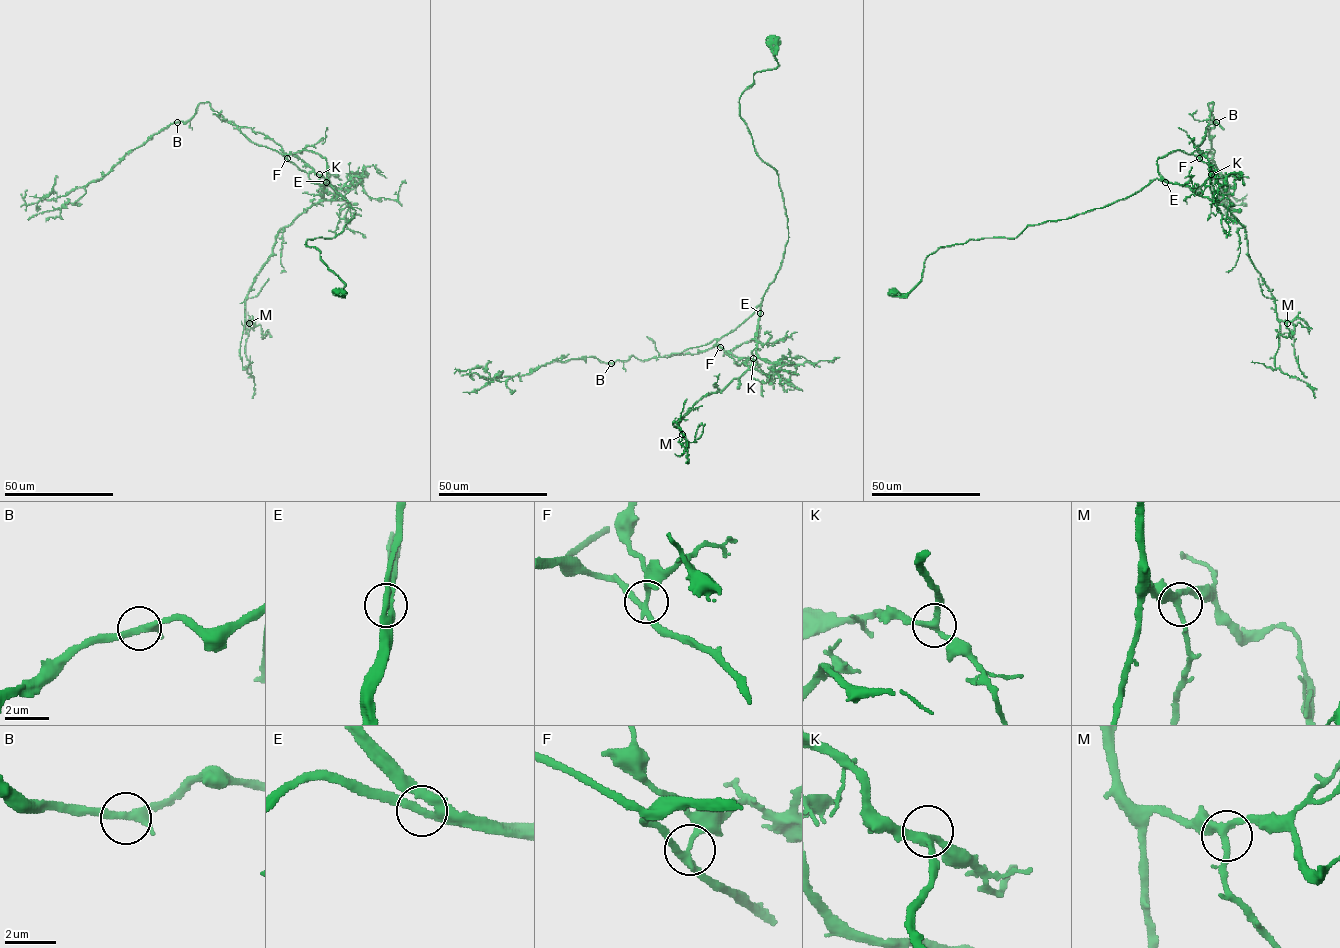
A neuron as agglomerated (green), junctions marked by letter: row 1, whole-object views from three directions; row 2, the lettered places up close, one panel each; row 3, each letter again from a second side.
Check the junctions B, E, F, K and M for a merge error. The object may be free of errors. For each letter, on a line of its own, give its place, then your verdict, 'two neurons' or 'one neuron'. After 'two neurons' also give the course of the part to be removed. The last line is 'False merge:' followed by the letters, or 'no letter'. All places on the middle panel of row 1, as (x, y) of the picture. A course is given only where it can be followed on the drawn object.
B: (611, 363) | one neuron
E: (760, 313) | one neuron
F: (720, 347) | one neuron
K: (753, 358) | one neuron
M: (682, 434) | one neuron
False merge: no letter

